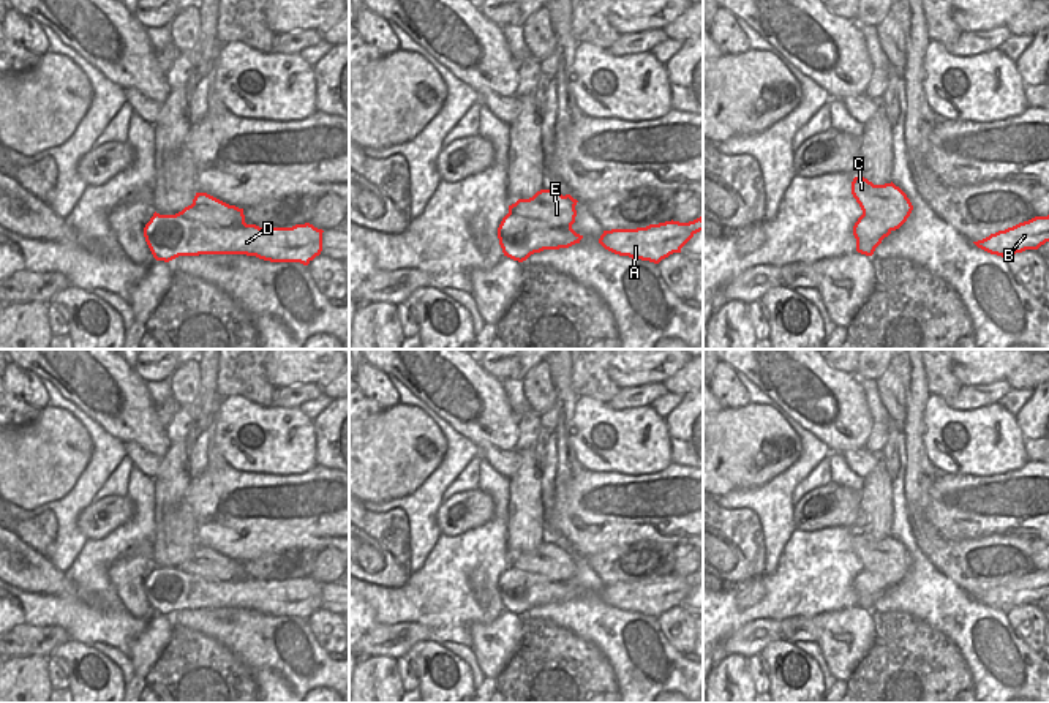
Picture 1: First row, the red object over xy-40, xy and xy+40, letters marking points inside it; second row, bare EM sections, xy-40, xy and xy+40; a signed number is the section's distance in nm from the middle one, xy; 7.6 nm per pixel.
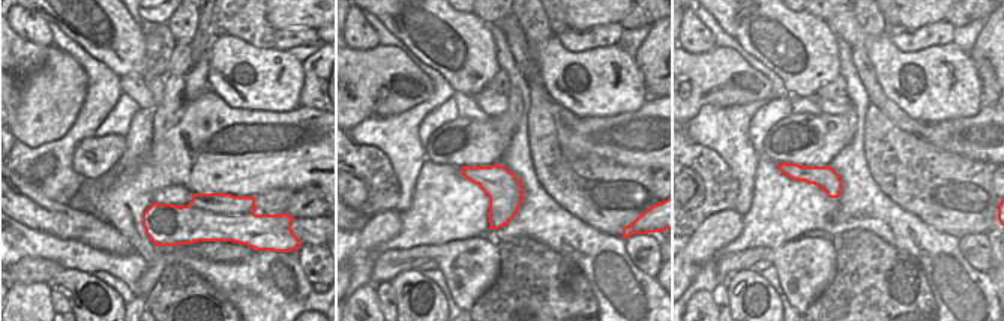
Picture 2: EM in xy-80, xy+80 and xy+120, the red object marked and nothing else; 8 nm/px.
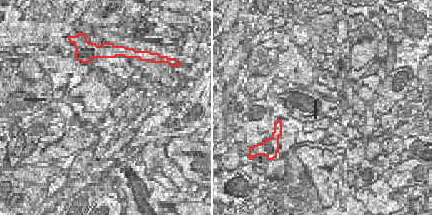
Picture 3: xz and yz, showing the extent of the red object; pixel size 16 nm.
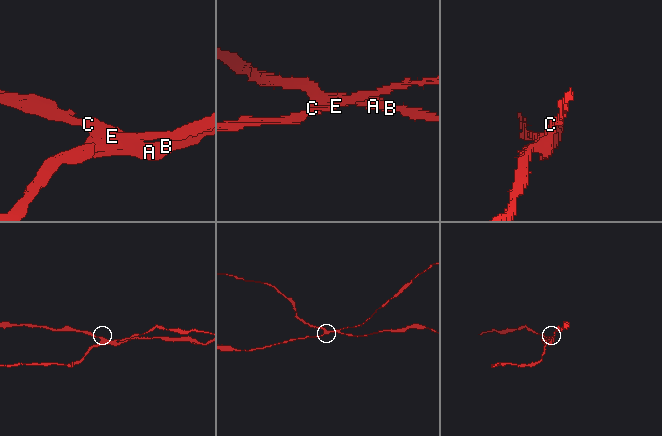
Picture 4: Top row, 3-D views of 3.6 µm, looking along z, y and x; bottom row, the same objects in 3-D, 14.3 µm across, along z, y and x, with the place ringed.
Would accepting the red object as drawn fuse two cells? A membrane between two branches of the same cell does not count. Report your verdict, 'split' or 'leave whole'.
split

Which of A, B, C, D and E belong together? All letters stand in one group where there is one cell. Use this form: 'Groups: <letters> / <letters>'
Groups: A B C D / E

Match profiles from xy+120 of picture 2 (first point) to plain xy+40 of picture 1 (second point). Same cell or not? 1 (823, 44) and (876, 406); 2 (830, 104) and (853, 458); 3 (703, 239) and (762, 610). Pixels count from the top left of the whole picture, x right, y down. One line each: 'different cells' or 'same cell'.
1: different cells
2: same cell
3: different cells

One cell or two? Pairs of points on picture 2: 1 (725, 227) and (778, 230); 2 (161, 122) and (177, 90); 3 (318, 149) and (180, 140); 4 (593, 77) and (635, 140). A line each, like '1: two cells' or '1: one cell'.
1: two cells
2: one cell
3: one cell
4: two cells

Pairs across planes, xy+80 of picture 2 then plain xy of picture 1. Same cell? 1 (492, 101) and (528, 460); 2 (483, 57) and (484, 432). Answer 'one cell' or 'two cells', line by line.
1: two cells
2: one cell

